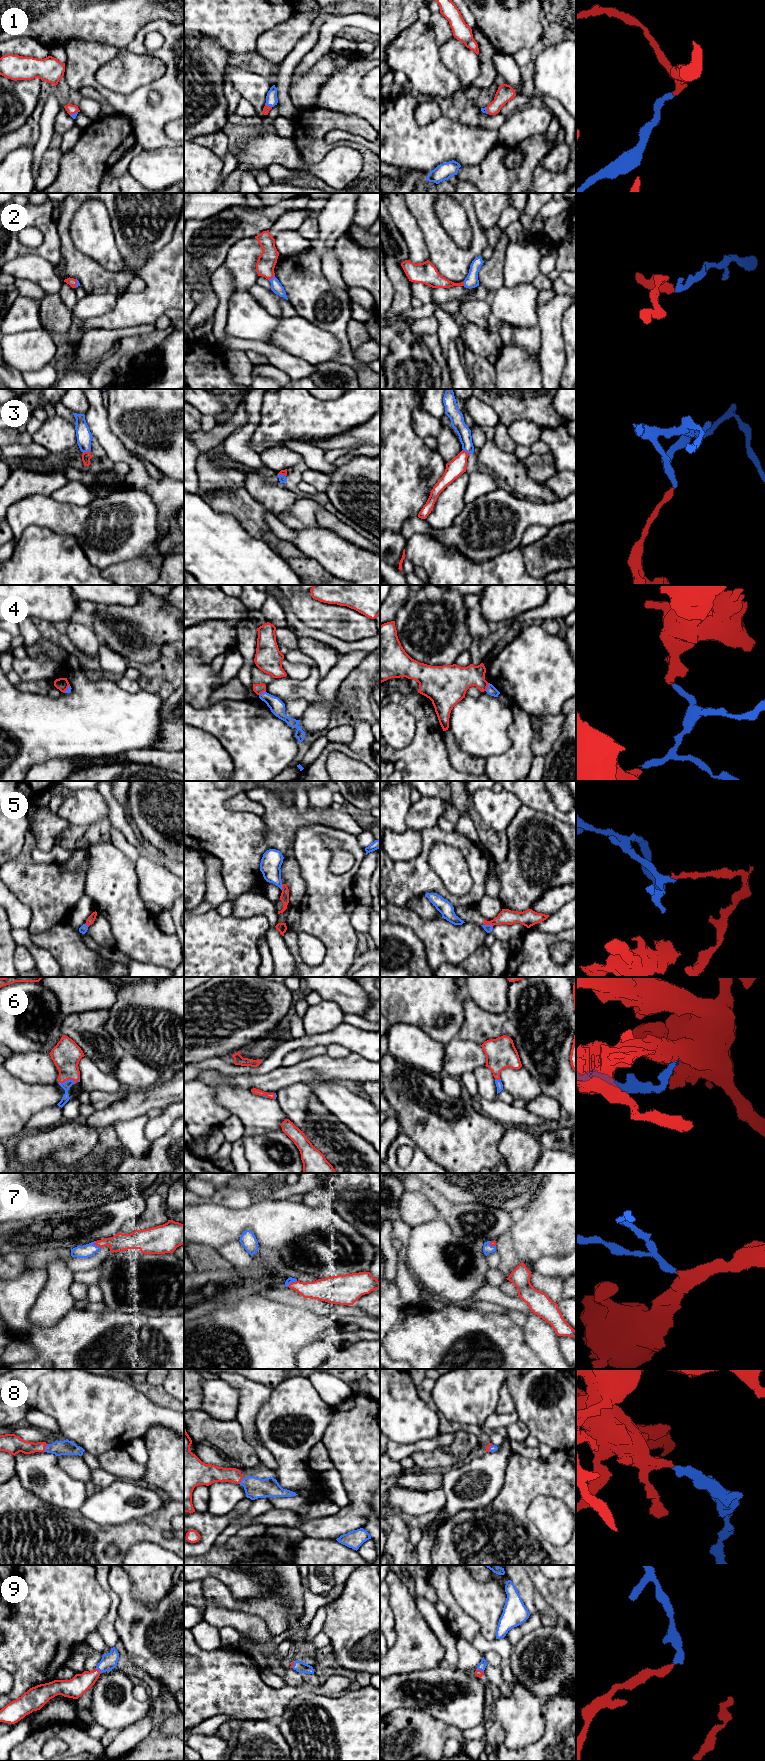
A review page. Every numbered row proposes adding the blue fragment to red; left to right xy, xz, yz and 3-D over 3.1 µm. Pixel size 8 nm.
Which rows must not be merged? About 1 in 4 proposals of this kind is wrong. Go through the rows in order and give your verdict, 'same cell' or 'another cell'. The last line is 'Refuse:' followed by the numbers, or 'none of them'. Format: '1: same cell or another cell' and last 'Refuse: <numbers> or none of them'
1: same cell
2: same cell
3: same cell
4: another cell
5: another cell
6: same cell
7: same cell
8: same cell
9: same cell
Refuse: 4, 5

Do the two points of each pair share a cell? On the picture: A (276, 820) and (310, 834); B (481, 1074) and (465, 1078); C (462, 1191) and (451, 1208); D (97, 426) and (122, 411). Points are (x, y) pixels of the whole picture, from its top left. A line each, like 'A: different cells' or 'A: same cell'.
A: different cells
B: different cells
C: different cells
D: different cells

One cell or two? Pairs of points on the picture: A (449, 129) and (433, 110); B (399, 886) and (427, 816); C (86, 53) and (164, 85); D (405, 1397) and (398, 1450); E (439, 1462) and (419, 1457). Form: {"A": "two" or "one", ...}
{"A": "two", "B": "two", "C": "one", "D": "two", "E": "one"}

